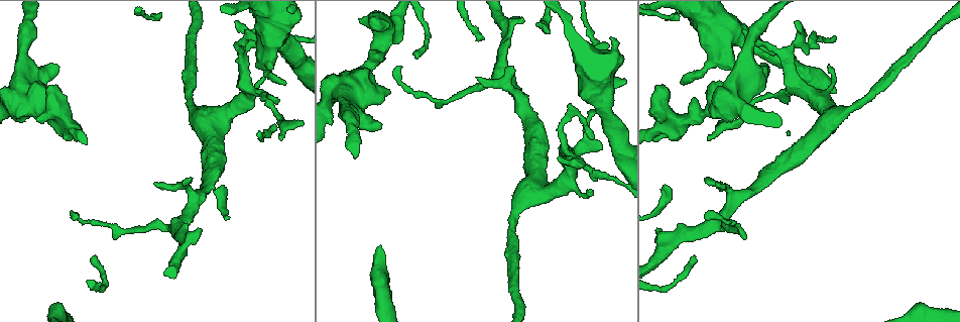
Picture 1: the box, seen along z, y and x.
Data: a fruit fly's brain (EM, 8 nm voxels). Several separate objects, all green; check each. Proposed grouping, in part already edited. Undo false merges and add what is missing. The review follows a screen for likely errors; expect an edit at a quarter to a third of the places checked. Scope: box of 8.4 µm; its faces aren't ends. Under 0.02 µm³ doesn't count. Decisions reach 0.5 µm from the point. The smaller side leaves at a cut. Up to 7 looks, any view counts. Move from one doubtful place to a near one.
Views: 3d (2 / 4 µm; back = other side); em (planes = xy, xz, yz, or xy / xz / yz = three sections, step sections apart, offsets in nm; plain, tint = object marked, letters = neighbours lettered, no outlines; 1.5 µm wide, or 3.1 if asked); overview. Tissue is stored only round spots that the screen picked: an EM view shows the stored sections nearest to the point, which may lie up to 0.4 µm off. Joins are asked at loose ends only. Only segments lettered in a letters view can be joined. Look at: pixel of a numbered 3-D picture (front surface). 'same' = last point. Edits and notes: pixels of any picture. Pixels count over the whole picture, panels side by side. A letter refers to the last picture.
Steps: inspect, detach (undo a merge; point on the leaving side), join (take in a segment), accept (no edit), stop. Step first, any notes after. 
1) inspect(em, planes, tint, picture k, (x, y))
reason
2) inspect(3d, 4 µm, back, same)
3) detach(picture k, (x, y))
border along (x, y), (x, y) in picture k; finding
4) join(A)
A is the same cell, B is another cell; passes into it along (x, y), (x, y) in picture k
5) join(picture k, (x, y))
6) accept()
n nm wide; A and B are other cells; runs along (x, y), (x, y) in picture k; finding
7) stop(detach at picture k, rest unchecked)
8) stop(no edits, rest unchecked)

inspect(em, planes, letters, picture 1, (387, 91))
thick end

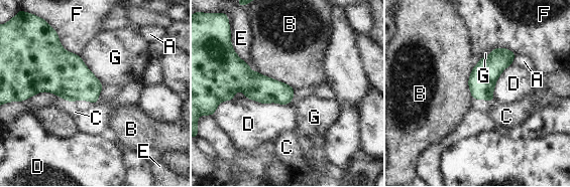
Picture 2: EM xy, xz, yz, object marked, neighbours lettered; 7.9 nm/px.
accept()
A, B, C, D, E, F and G are other cells; border along (479, 59), (468, 80), (472, 98) in picture 2; no lettered segment goes on from it

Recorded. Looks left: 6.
inspect(em, xy, step 8, plain, picture 1, (478, 77))
branch stops here

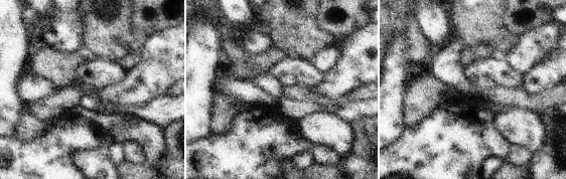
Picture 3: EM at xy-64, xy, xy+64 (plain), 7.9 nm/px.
inspect(em, xy, step 8, letters, same)

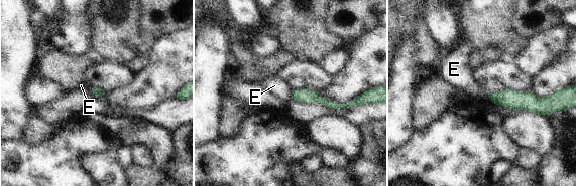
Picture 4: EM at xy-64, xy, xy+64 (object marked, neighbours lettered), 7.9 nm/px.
accept()
E is another cell; runs along (293, 94), (345, 106) in picture 4; no lettered segment goes on from it

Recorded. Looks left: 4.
inspect(em, planes, letters, picture 1, (283, 83))
an open end

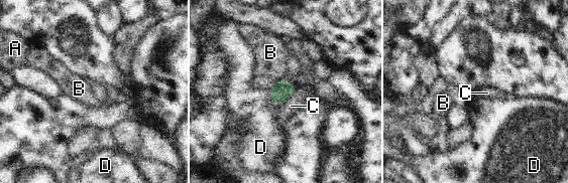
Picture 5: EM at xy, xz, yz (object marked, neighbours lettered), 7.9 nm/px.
accept()
C touches over 160 nm; A, B, C and D are other cells; border along (270, 89), (270, 101), (281, 103) in picture 5; no lettered segment goes on from it

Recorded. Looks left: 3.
stop(no edits, rest unchecked)

